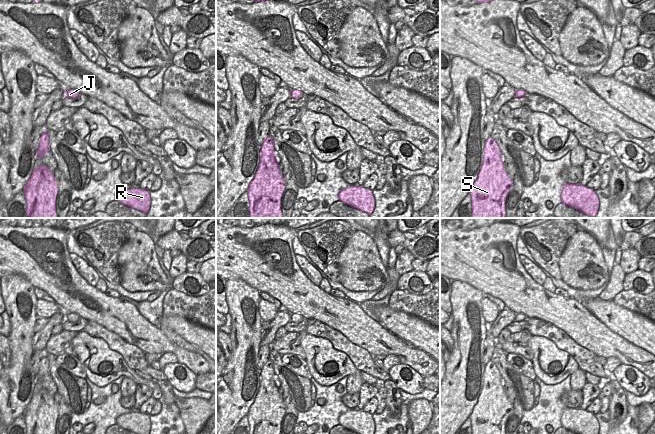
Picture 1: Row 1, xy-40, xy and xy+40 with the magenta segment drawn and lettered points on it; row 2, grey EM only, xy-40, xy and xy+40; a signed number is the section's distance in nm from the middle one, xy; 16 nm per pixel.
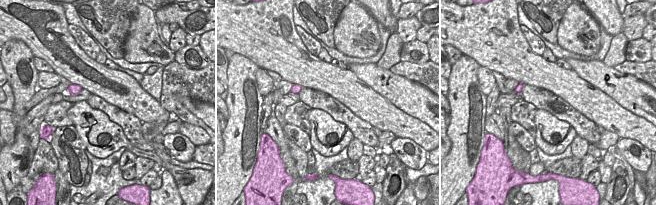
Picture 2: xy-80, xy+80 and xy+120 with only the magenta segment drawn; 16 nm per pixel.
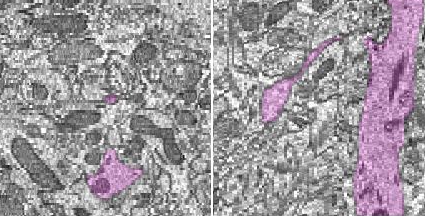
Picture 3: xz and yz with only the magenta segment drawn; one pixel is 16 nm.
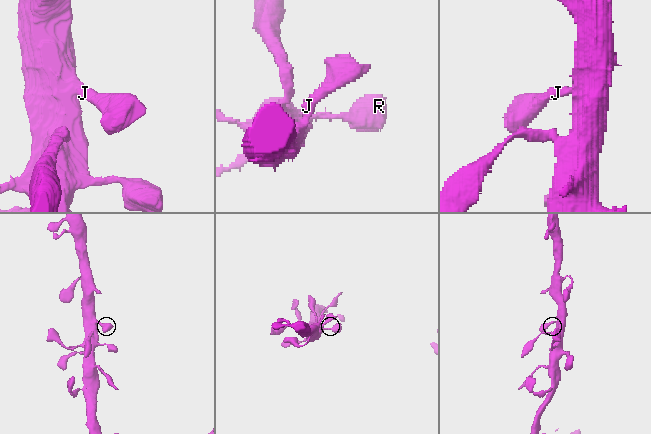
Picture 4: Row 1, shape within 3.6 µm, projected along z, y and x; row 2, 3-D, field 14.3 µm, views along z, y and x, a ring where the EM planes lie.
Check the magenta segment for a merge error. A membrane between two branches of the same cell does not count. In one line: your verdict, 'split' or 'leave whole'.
leave whole

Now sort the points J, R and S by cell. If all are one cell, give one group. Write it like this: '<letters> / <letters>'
J R S

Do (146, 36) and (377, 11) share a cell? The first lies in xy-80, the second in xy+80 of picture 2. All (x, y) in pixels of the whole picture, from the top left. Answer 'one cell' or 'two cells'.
two cells

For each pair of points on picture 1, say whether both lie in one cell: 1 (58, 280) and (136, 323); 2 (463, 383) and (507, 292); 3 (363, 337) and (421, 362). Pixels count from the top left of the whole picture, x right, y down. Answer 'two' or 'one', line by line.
1: one
2: two
3: one

